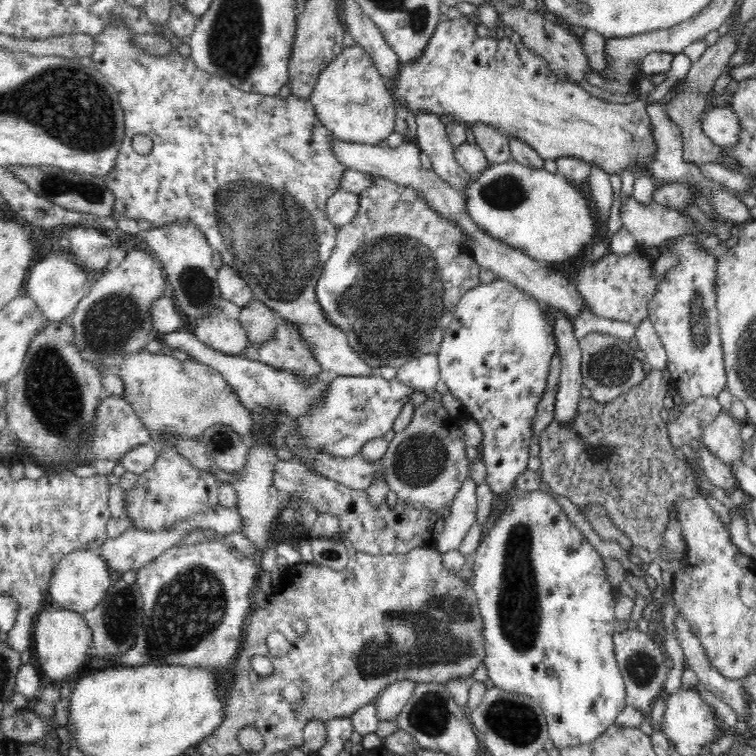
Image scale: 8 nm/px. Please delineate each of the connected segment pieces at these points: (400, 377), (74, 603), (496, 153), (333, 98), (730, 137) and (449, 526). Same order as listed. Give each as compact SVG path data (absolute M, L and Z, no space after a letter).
M424 353L424 356L409 358L397 368L396 380L399 384L424 391L428 396L434 395L436 383L440 380L437 355Z
M78 550L70 552L60 560L53 573L48 592L51 604L80 614L92 610L98 603L102 602L112 586L113 574L99 551Z
M474 123L470 130L474 134L475 144L485 153L487 162L495 165L511 160L509 138L496 129L494 125Z
M359 45L344 47L340 55L320 72L310 98L317 118L336 139L378 145L394 133L394 98L386 88L386 81L376 71L370 55Z
M731 107L712 108L701 121L703 133L714 144L721 147L733 147L739 139L740 123Z
M468 476L451 502L452 512L450 512L443 530L438 535L437 546L435 548L441 555L442 553L458 550L461 542L475 522L477 514L477 486Z

